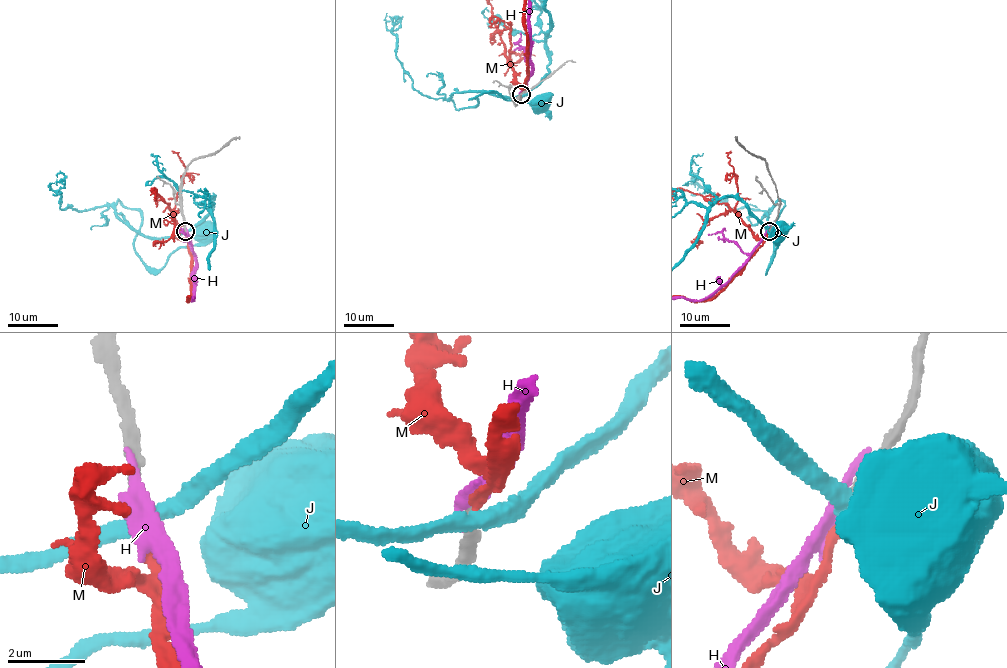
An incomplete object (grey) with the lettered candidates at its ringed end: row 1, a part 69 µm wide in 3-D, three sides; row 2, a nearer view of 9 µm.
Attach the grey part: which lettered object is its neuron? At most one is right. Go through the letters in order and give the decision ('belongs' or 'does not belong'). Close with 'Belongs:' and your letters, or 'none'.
H: does not belong
J: does not belong
M: belongs
Belongs: M

